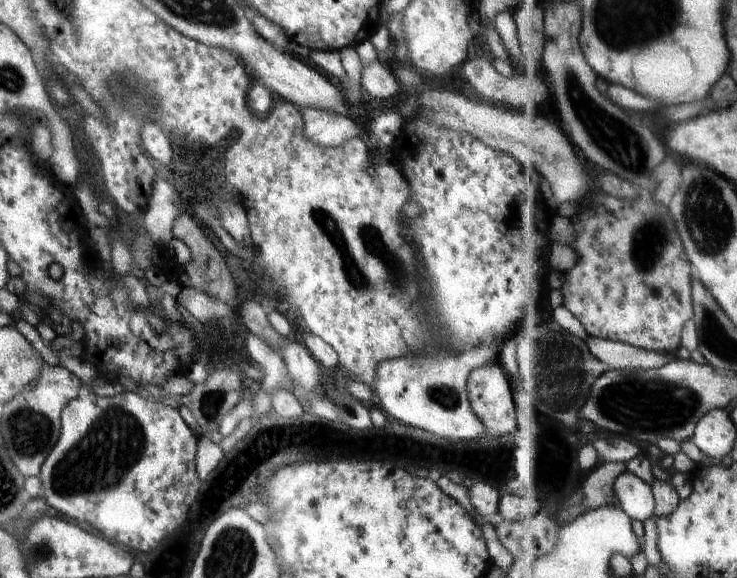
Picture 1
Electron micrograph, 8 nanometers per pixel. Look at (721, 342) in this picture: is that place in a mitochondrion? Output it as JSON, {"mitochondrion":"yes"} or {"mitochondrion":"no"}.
{"mitochondrion":"yes"}

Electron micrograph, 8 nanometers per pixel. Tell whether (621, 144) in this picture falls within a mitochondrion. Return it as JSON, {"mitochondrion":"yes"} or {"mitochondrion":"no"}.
{"mitochondrion":"yes"}

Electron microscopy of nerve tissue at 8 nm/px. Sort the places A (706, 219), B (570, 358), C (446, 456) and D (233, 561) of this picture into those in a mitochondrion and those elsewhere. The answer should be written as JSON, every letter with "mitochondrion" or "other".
{"A":"mitochondrion","B":"mitochondrion","C":"other","D":"mitochondrion"}

